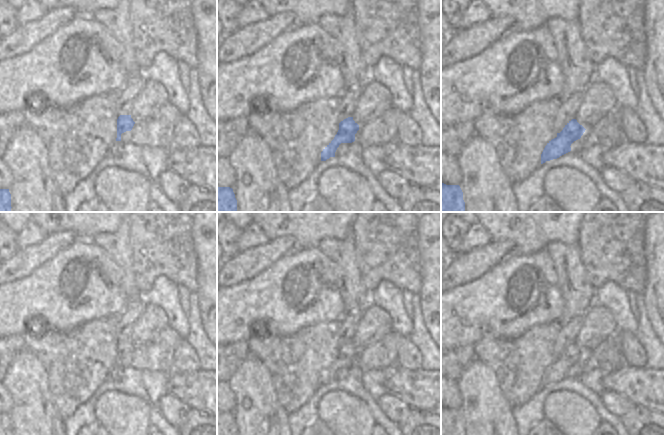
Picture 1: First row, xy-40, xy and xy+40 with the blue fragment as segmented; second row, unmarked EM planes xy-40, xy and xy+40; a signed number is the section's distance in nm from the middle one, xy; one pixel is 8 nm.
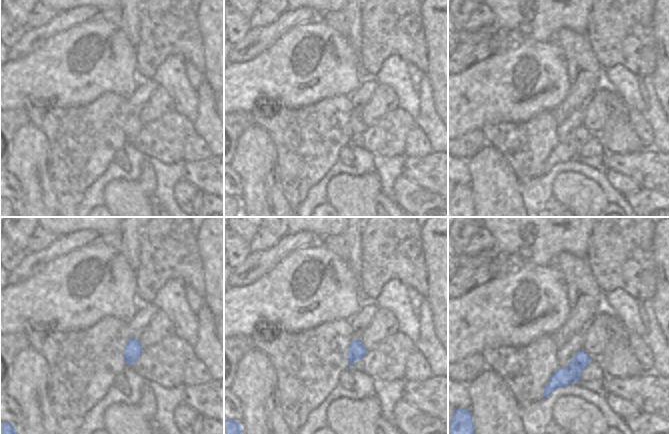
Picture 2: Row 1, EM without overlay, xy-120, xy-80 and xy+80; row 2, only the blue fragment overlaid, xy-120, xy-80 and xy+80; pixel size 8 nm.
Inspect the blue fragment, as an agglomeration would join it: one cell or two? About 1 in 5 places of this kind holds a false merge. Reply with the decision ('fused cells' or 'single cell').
fused cells

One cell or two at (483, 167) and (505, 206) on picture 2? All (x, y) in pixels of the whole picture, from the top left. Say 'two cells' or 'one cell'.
one cell

